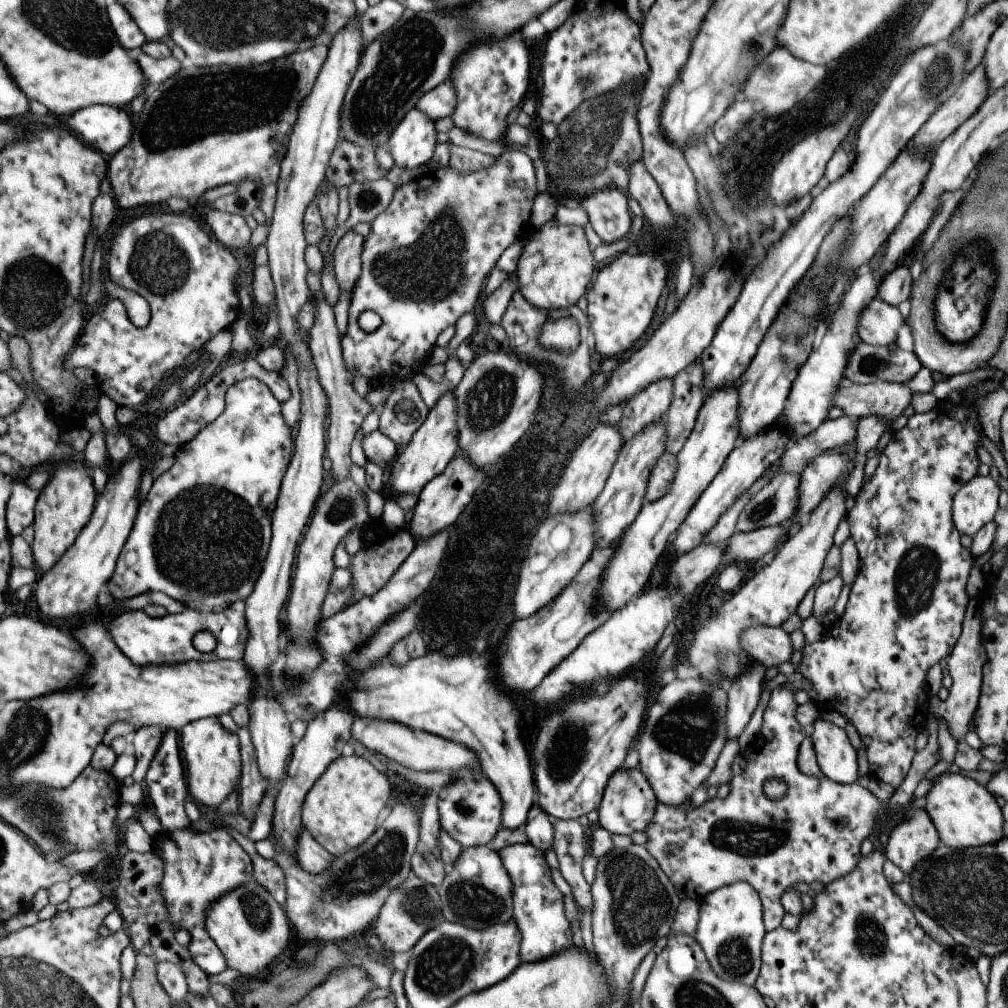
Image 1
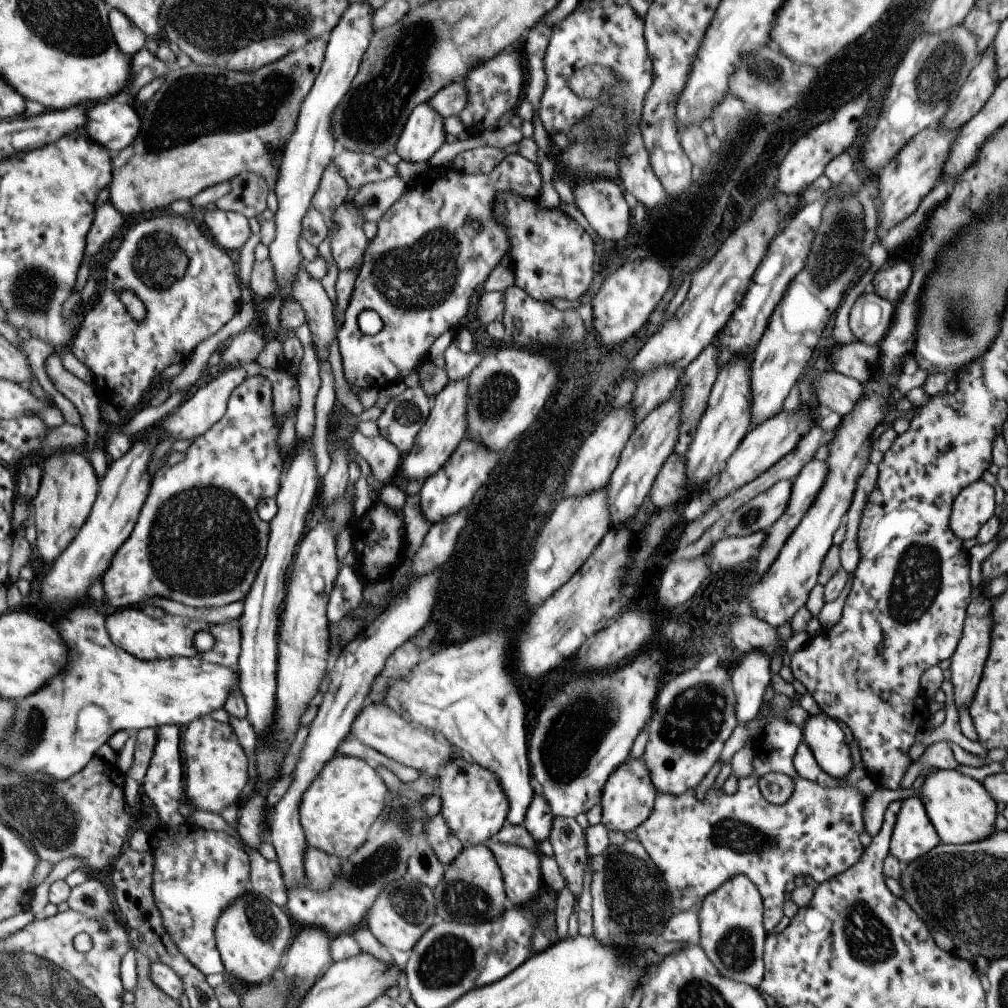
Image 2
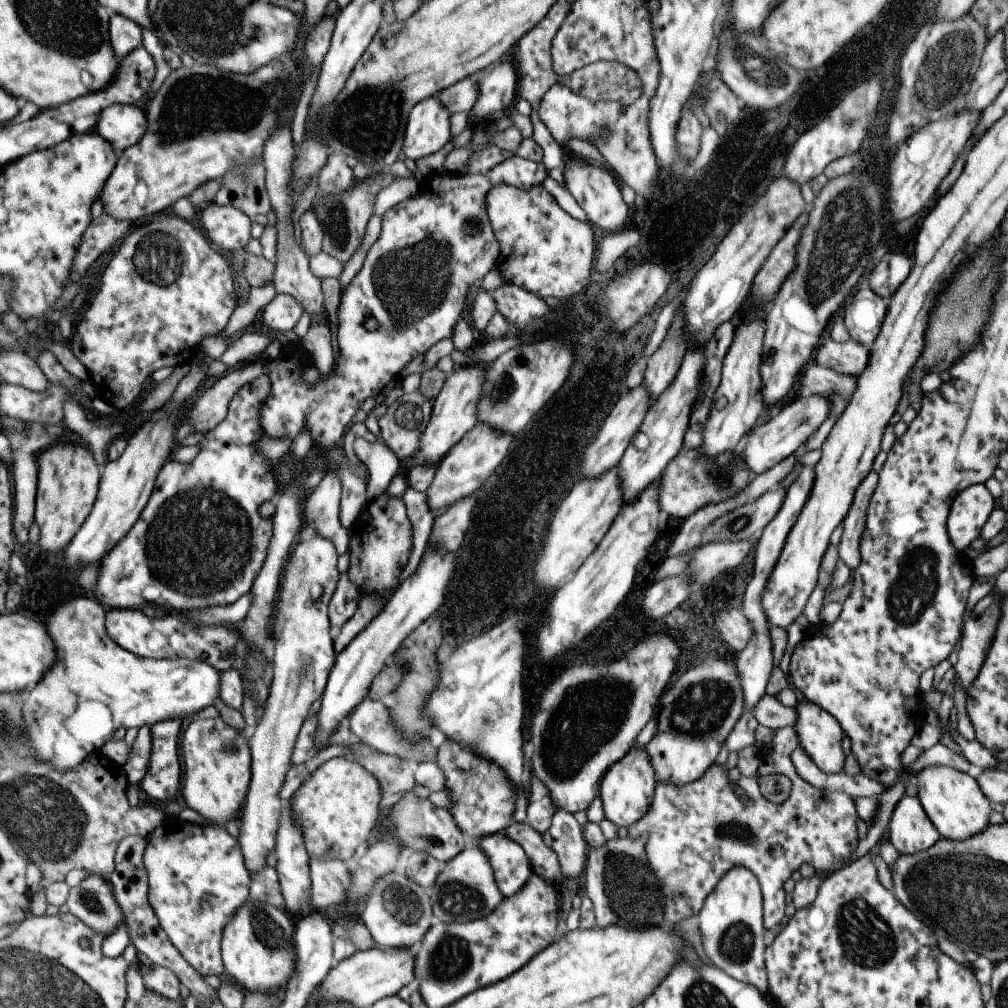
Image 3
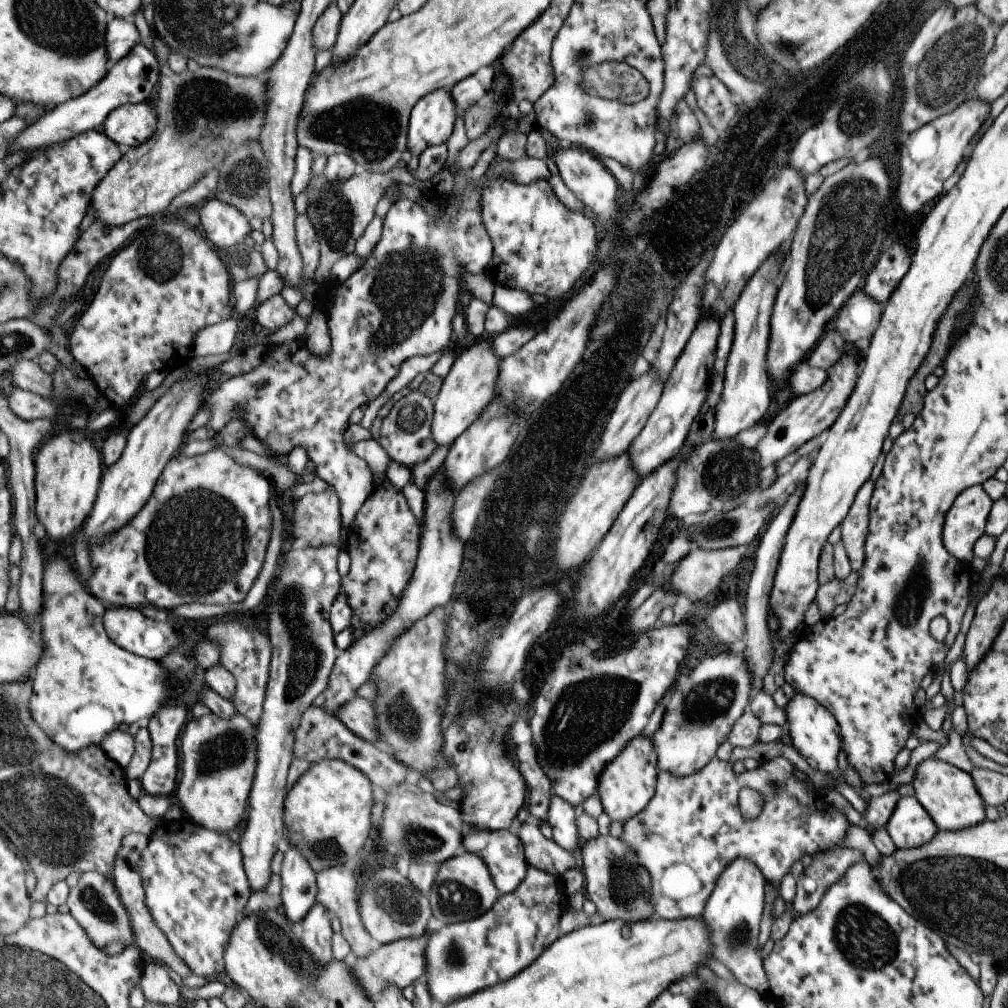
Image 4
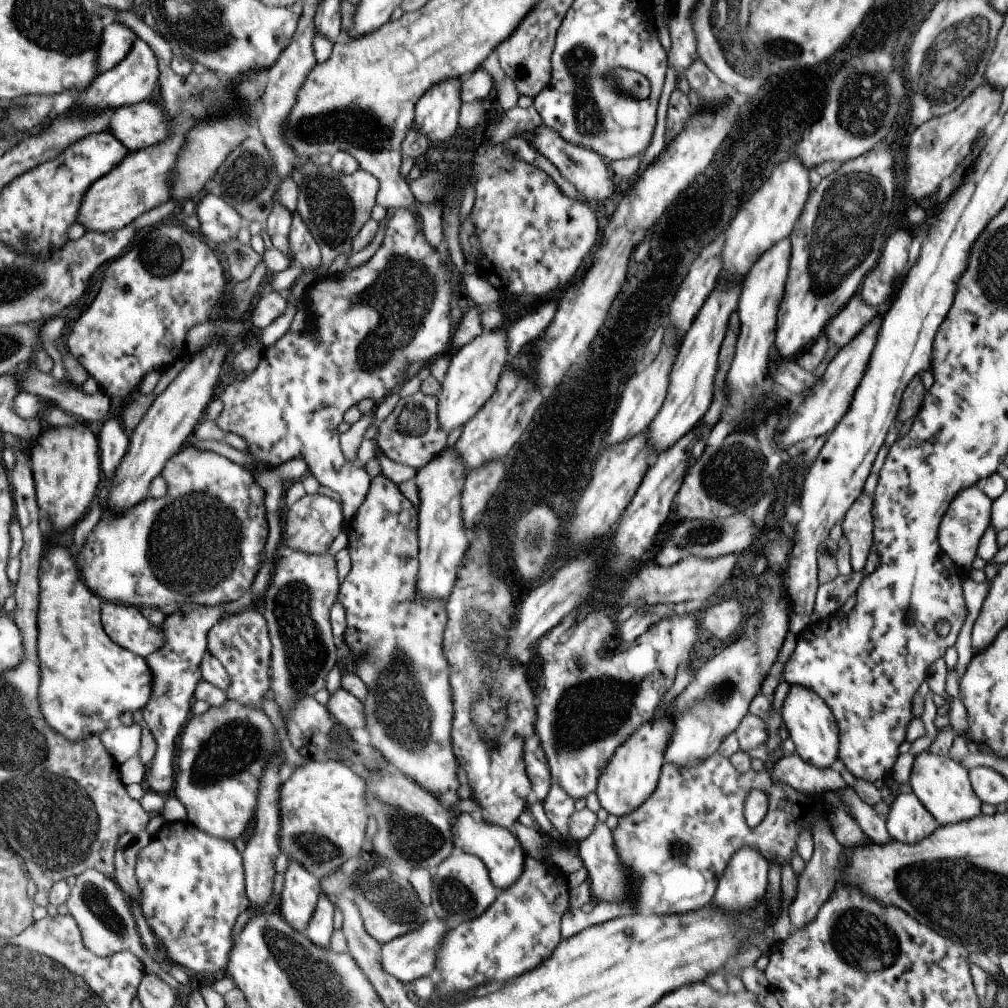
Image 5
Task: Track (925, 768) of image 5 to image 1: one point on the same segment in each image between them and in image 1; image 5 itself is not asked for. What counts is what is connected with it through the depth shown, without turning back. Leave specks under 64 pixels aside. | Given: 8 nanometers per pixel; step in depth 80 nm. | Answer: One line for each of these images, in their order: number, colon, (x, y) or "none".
1: (964, 813)
2: (960, 810)
3: (953, 801)
4: (947, 794)

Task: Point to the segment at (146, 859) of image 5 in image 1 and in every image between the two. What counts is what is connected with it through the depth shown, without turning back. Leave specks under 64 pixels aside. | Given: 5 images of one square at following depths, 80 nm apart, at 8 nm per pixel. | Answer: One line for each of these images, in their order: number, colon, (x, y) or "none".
1: (200, 868)
2: (199, 873)
3: (198, 877)
4: (195, 879)

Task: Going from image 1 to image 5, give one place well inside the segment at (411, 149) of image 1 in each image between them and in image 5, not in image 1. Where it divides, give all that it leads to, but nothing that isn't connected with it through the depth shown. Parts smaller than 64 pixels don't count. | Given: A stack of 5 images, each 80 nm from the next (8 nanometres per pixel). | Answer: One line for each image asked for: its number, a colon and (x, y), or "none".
2: (424, 134)
3: (429, 129)
4: (431, 123)
5: (436, 115)

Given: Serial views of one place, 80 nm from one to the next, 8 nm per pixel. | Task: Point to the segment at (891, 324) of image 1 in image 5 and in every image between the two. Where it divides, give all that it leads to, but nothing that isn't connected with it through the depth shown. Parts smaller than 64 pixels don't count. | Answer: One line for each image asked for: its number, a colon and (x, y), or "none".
2: (870, 315)
3: (863, 317)
4: (856, 321)
5: (843, 326)

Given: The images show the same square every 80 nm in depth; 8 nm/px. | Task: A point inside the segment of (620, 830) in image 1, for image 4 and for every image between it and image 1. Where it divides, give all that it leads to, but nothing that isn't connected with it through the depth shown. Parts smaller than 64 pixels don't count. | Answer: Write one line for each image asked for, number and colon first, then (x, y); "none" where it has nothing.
2: (627, 797)
3: (626, 791)
4: (627, 783)

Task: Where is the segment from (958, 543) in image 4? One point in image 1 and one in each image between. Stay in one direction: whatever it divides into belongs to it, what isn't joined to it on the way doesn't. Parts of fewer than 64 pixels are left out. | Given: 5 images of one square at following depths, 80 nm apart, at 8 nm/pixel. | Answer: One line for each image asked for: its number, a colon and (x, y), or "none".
1: (973, 505)
2: (975, 504)
3: (968, 512)

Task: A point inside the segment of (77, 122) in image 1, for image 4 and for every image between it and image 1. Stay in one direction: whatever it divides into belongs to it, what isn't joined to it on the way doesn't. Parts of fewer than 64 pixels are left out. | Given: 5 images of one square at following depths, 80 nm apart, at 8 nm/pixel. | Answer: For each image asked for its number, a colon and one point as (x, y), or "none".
2: (114, 123)
3: (125, 124)
4: (131, 125)

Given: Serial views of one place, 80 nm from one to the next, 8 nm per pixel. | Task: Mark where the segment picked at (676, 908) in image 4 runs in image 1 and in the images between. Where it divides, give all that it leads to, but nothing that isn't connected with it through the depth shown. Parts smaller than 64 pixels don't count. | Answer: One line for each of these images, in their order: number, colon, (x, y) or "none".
1: (812, 834)
2: (695, 845)
3: (695, 834)

